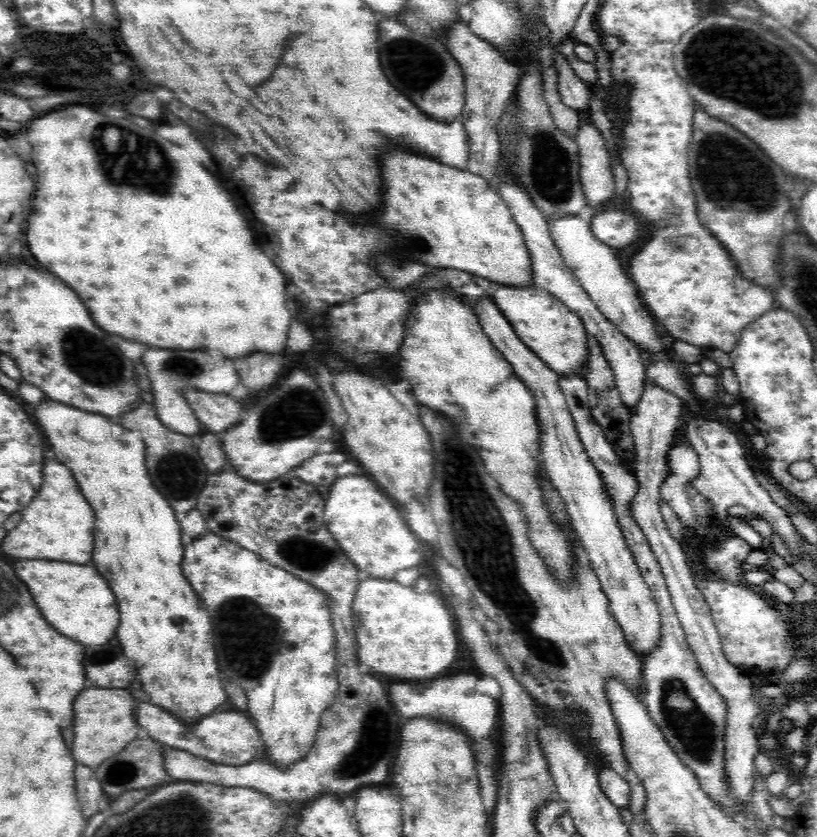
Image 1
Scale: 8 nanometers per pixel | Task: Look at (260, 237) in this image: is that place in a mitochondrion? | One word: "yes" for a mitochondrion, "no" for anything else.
no

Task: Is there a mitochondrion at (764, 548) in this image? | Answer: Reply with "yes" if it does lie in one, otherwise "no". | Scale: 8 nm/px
no

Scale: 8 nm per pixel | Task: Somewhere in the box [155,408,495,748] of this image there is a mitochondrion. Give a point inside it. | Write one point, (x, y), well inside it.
(240, 615)

